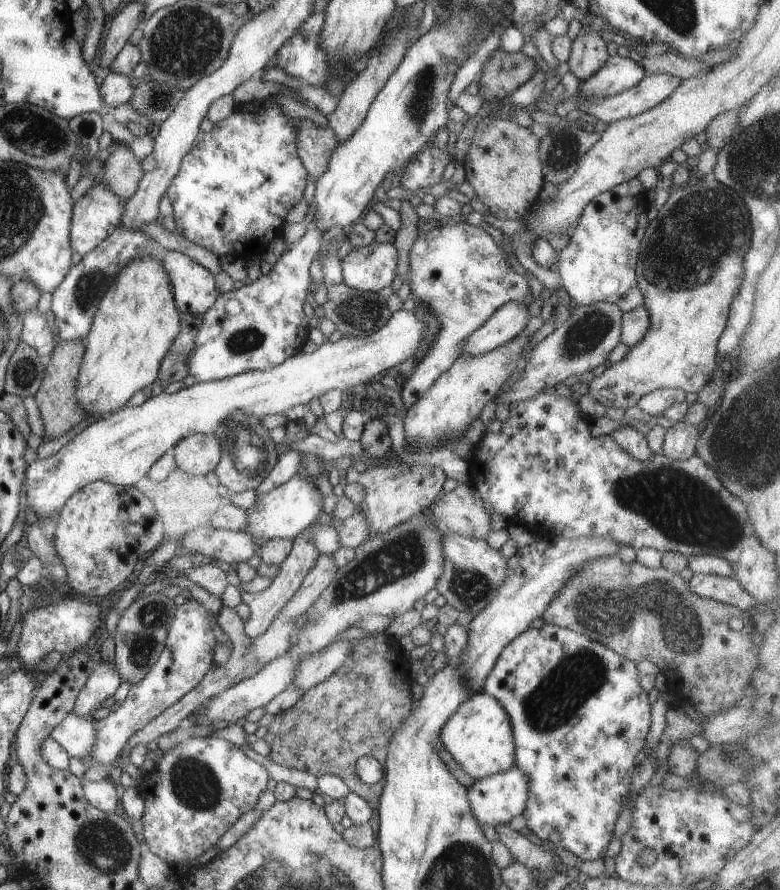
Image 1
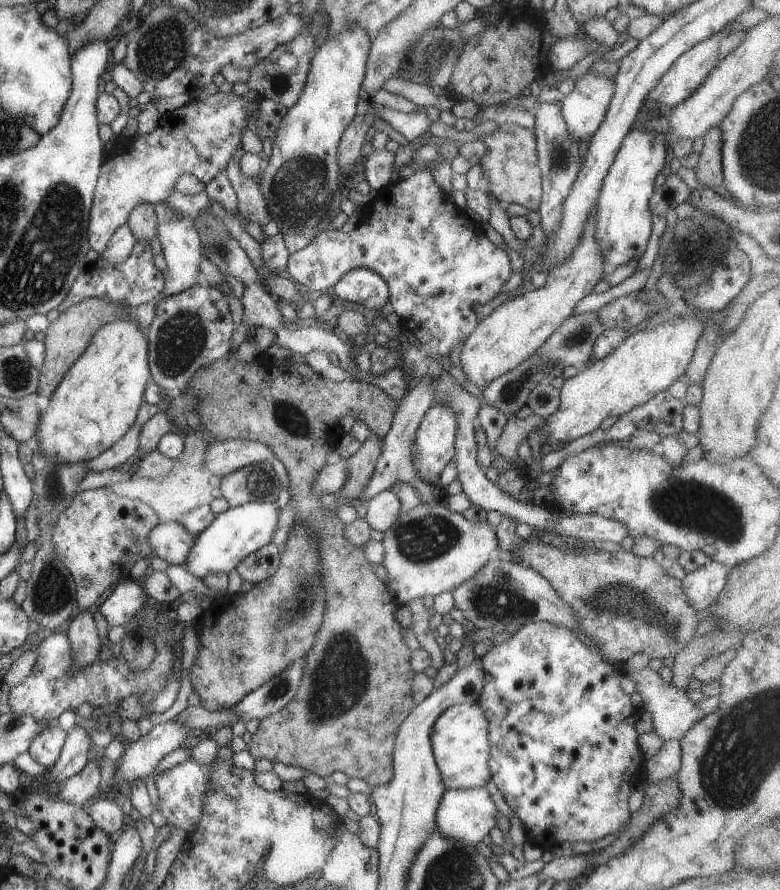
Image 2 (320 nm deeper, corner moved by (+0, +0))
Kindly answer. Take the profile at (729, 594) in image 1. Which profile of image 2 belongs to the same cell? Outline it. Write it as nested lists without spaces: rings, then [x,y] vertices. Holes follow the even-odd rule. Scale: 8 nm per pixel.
[[[708,560],[693,572],[685,573],[680,581],[688,603],[696,611],[709,606],[725,586],[729,571],[727,565]]]

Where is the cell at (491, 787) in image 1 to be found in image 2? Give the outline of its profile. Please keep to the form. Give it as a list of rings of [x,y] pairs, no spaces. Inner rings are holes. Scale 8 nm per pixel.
[[[484,787],[445,790],[435,811],[434,828],[441,837],[463,845],[475,845],[498,825],[498,820],[494,818],[495,811],[495,804]]]

